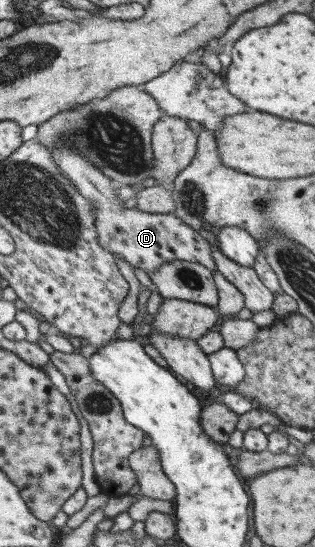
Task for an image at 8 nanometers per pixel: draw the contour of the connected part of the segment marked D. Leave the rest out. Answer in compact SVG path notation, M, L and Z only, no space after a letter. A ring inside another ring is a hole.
M59 140L59 144L55 144L55 148L50 152L55 167L77 187L79 195L91 201L98 244L106 252L125 259L132 270L133 267L138 267L145 273L154 272L155 268L173 260L201 264L212 274L216 271L216 265L211 256L211 246L201 232L187 226L183 220L172 213L151 214L141 212L134 207L124 208L123 200L120 200L115 190L111 188L111 180L103 176L83 156L79 156L79 152L71 148L71 142Z

